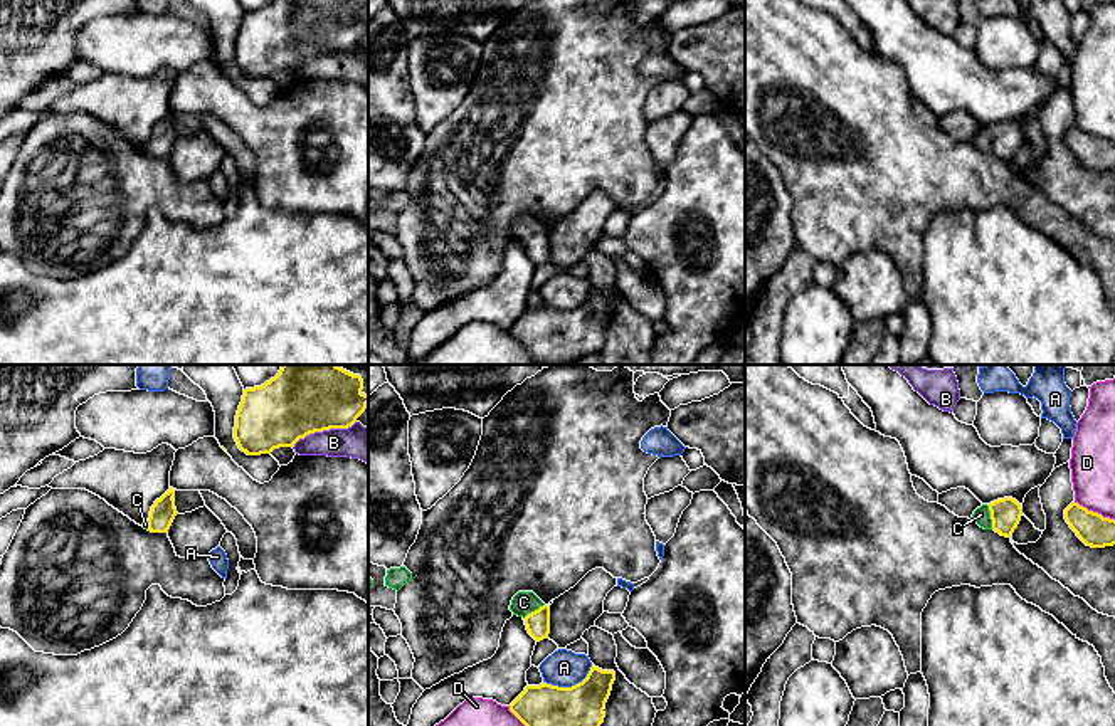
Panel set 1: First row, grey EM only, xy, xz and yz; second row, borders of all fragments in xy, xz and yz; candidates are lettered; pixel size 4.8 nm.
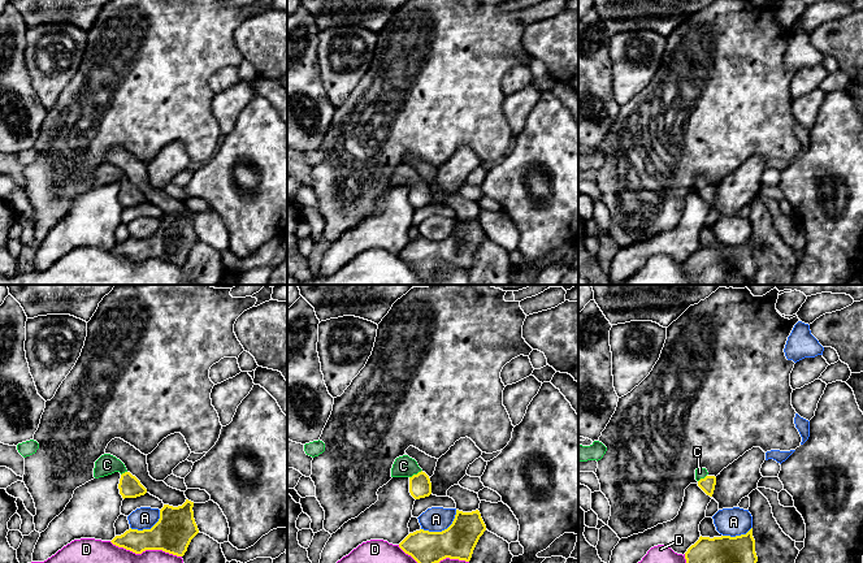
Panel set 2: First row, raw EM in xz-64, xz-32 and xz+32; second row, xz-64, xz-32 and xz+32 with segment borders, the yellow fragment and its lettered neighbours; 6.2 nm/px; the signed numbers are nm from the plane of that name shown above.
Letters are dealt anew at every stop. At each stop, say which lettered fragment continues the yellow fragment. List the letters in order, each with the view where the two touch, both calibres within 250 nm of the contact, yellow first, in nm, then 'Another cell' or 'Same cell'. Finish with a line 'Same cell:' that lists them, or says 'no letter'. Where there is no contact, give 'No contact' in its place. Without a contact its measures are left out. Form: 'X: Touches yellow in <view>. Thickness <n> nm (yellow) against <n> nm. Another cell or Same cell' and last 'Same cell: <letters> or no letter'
A: Touches yellow in xz. Thickness 200 nm (yellow) against 180 nm. Another cell
B: Touches yellow in xy. Thickness 360 nm (yellow) against 160 nm. Another cell
C: Touches yellow in yz. Thickness 150 nm (yellow) against 80 nm. Same cell
D: Touches yellow in yz. Thickness 160 nm (yellow) against 220 nm. Another cell
Same cell: C

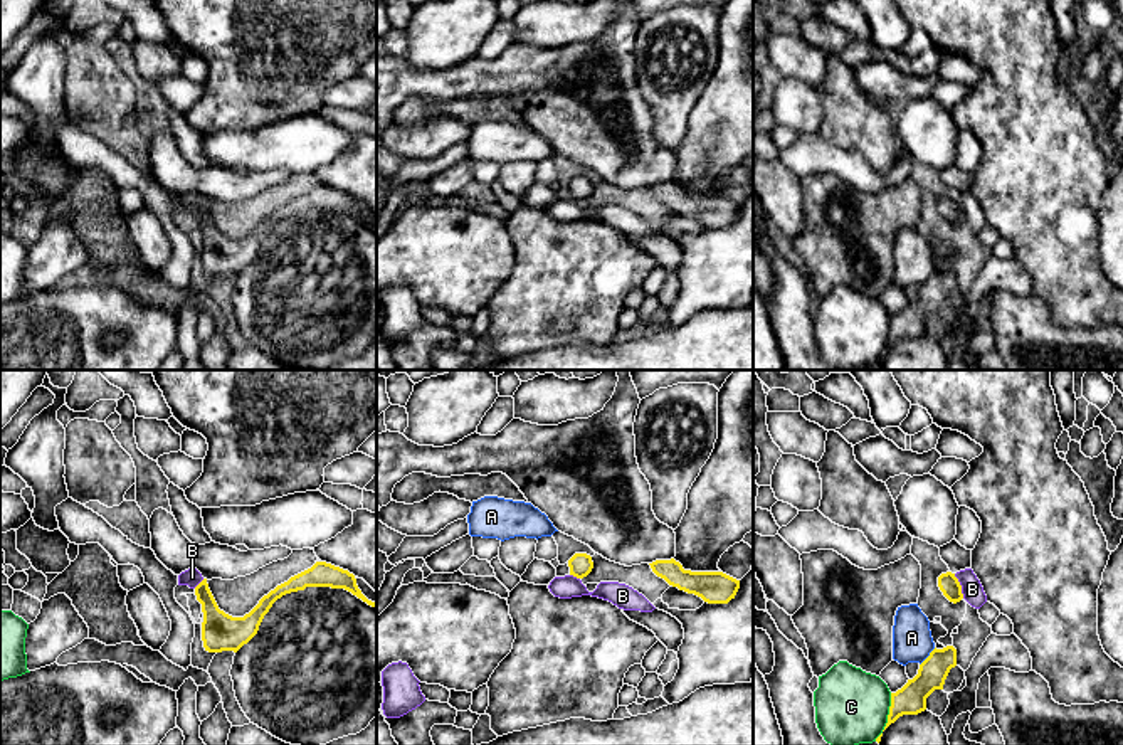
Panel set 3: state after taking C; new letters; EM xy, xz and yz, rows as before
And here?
A: Touches yellow in yz. Thickness 140 nm (yellow) against 190 nm. Another cell
B: Touches yellow in yz. Thickness 100 nm (yellow) against 100 nm. Another cell
C: Touches yellow in yz. Thickness 140 nm (yellow) against 360 nm. Another cell
Same cell: no letter

